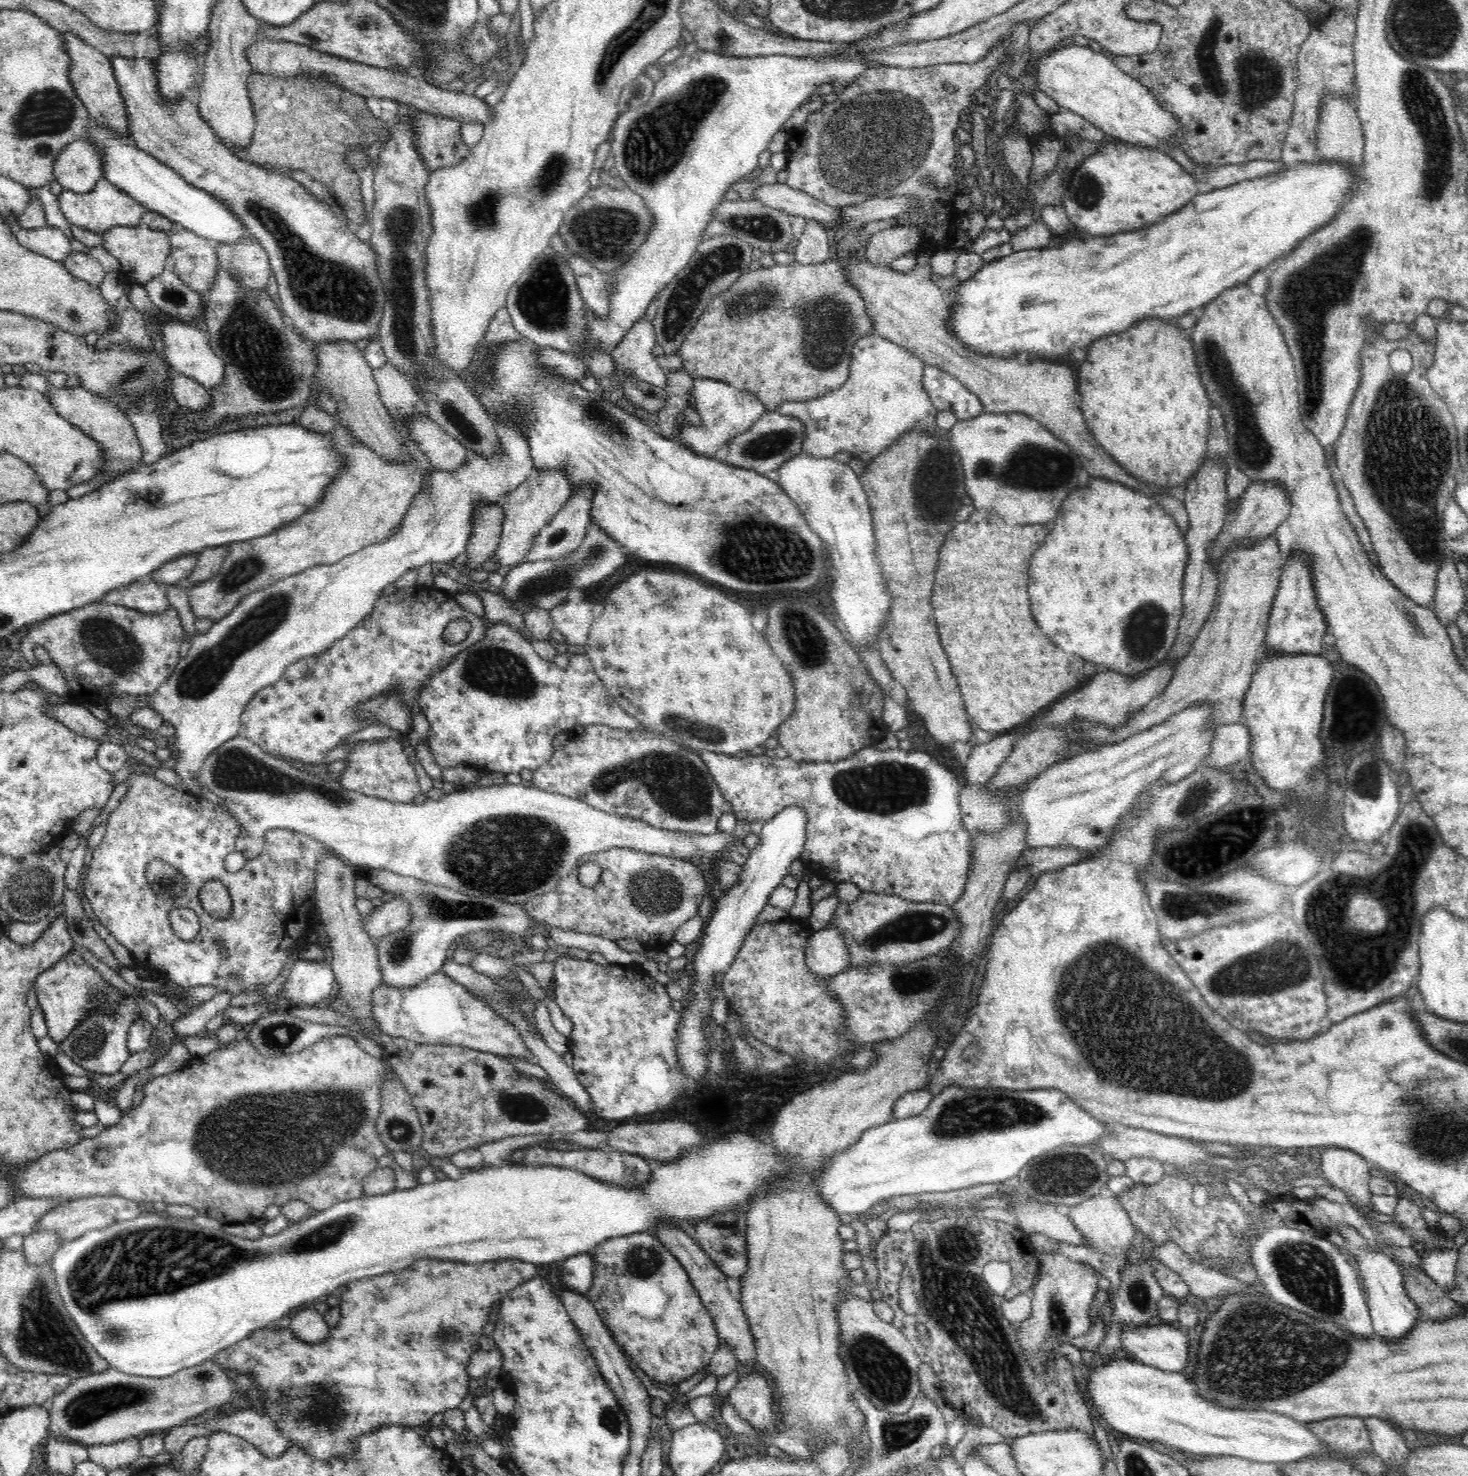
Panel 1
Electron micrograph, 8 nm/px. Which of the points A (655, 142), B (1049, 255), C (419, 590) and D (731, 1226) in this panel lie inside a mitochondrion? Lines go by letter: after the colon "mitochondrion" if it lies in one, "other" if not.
A: mitochondrion
B: other
C: other
D: other

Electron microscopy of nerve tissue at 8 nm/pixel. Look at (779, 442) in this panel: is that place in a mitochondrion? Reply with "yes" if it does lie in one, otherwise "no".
yes

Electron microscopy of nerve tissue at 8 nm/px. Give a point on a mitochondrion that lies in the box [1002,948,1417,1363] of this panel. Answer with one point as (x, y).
(1305, 1270)

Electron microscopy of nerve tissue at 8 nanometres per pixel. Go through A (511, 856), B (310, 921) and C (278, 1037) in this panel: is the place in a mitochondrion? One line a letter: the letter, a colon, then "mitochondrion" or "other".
A: mitochondrion
B: other
C: mitochondrion

